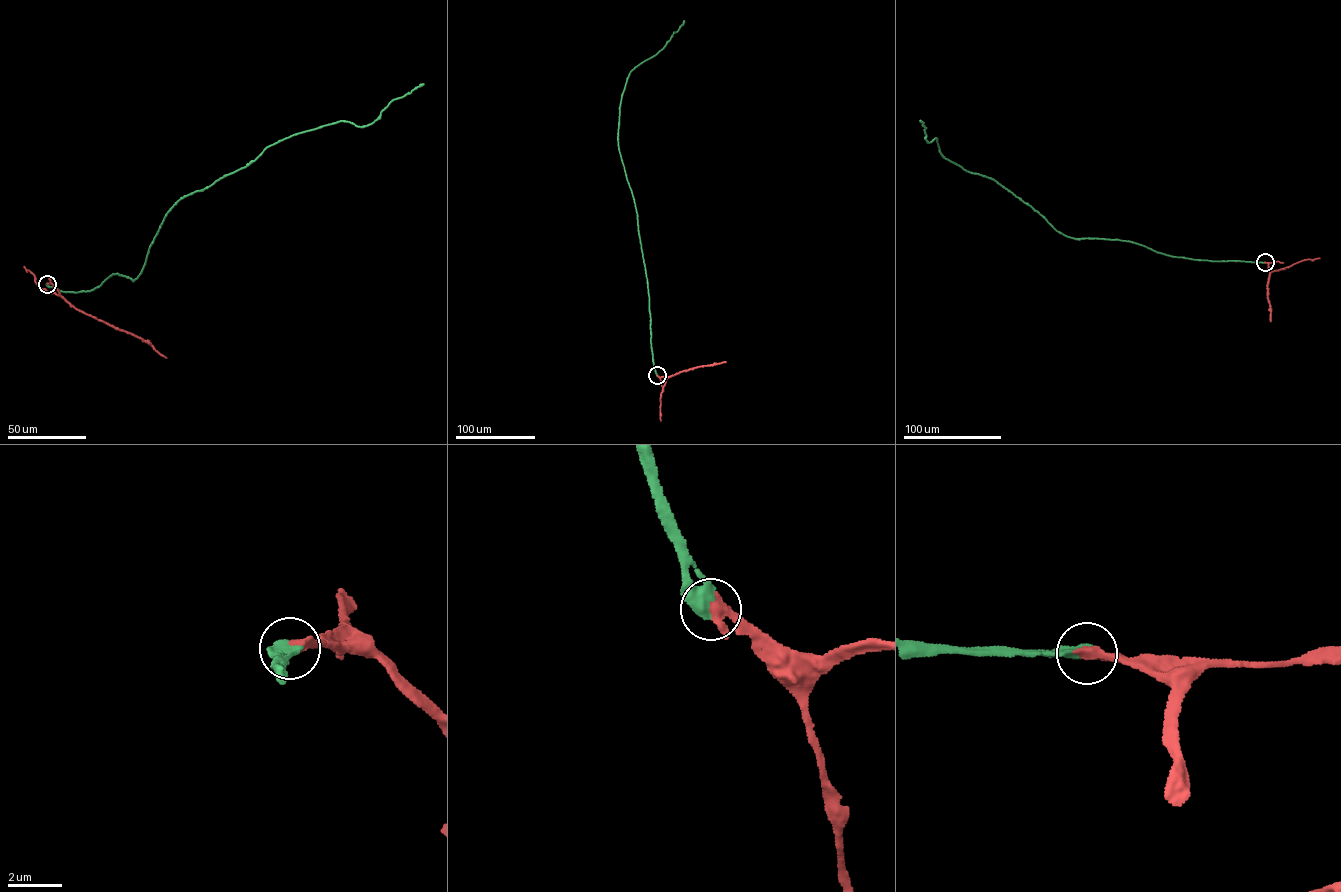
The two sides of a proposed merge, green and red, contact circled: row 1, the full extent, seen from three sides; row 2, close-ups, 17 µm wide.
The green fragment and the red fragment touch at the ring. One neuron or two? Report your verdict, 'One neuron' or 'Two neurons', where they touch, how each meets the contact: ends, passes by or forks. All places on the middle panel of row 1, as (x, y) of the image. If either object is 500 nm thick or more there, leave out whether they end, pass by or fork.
One neuron. Place: (657, 375)

